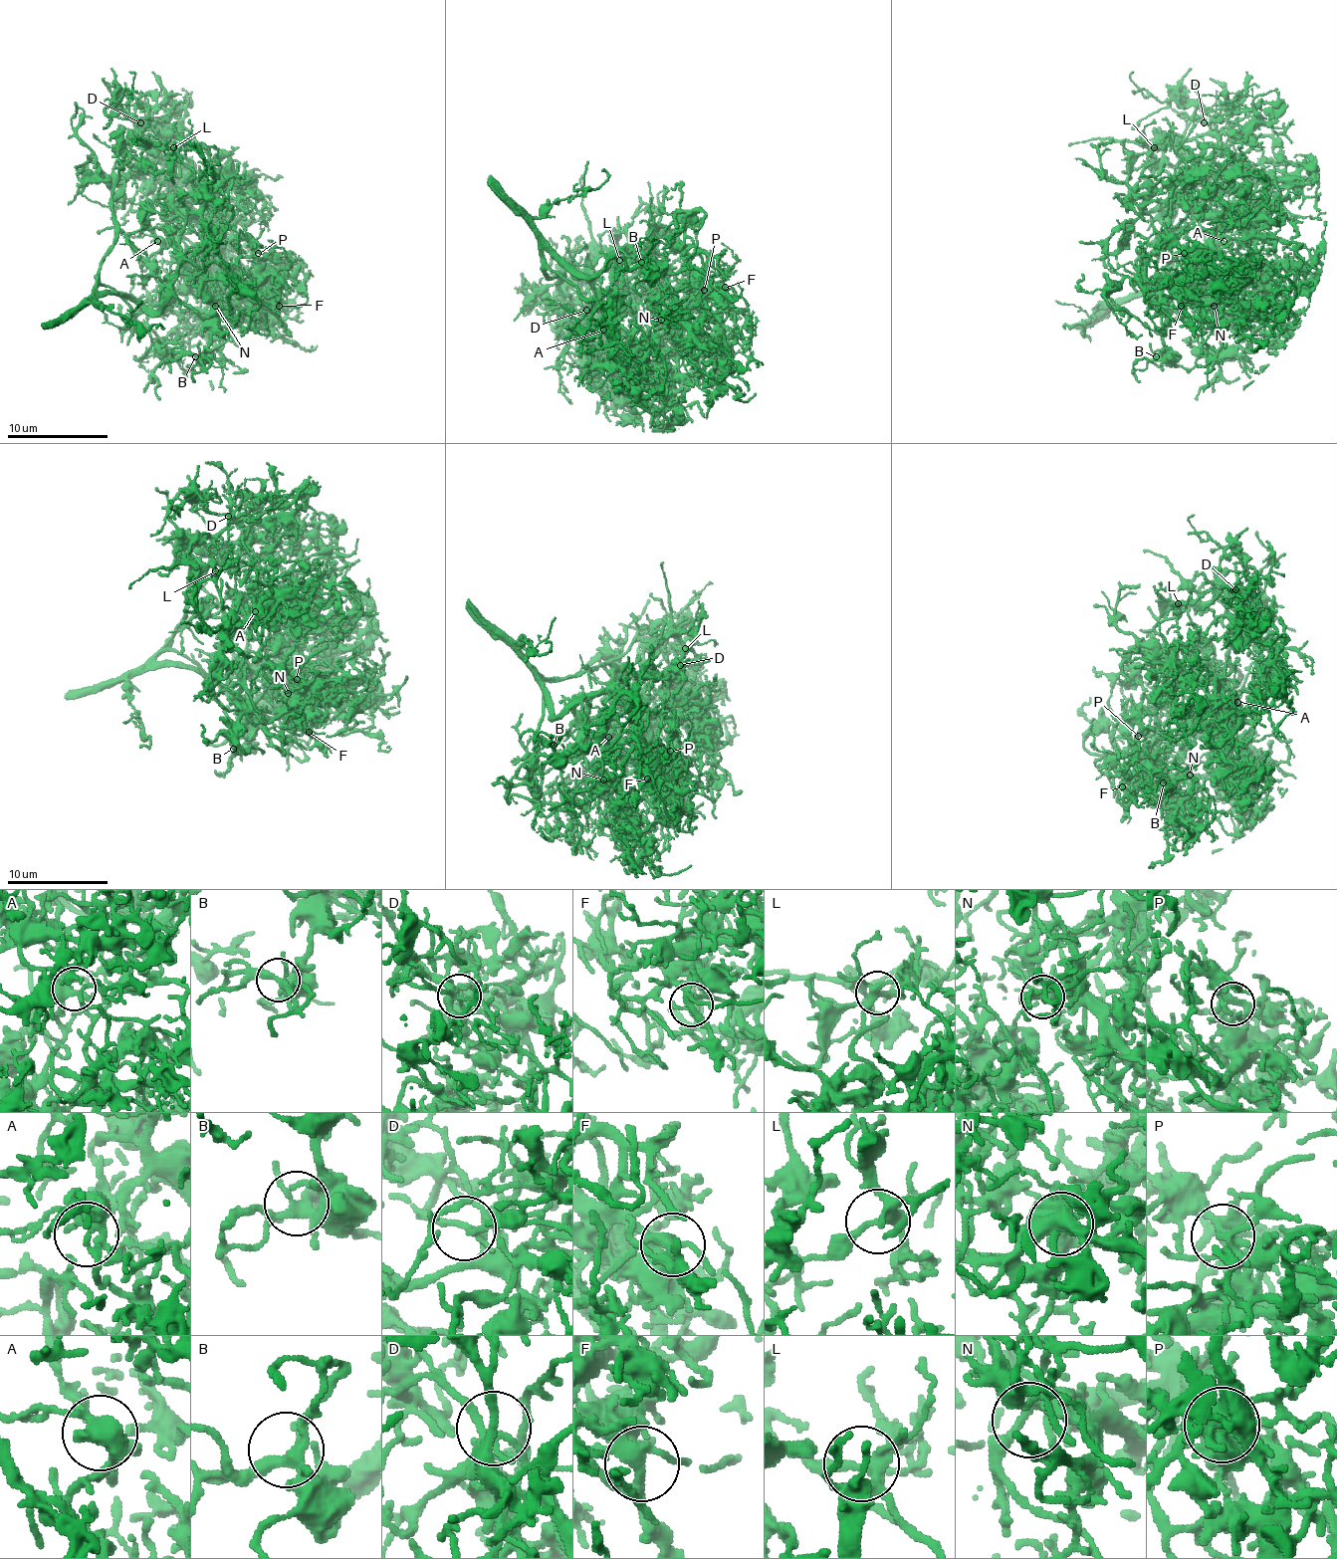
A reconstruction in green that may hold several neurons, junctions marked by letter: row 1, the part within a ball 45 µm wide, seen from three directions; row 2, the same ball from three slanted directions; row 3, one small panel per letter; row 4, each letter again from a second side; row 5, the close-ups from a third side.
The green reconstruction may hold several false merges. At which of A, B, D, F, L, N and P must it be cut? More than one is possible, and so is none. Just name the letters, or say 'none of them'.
none of them

